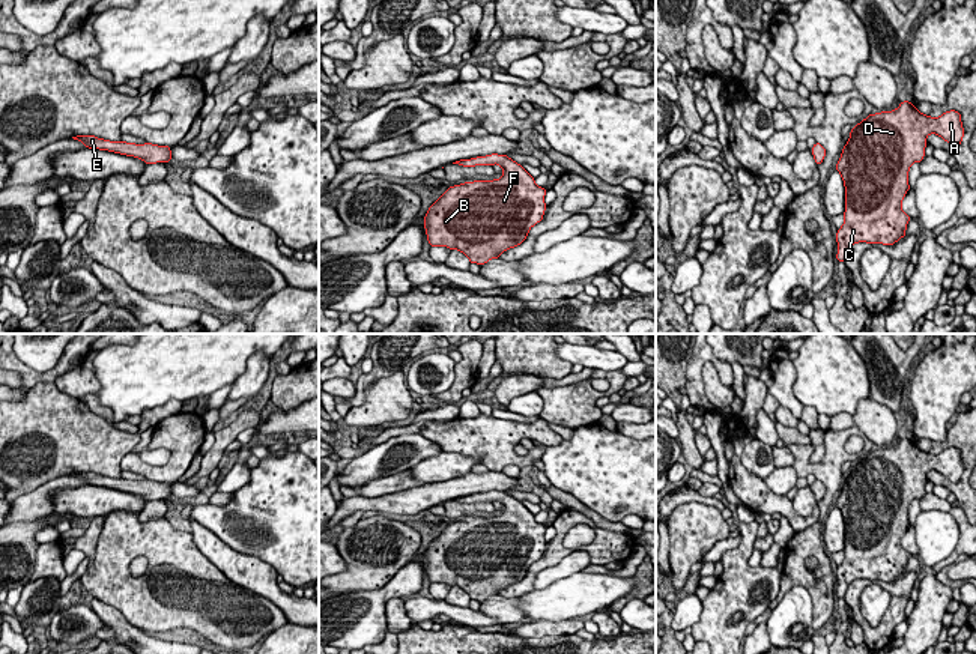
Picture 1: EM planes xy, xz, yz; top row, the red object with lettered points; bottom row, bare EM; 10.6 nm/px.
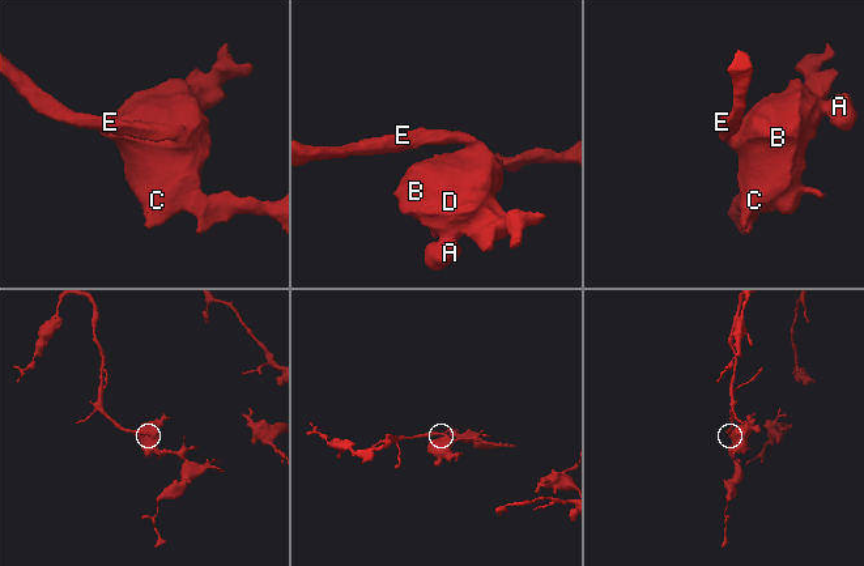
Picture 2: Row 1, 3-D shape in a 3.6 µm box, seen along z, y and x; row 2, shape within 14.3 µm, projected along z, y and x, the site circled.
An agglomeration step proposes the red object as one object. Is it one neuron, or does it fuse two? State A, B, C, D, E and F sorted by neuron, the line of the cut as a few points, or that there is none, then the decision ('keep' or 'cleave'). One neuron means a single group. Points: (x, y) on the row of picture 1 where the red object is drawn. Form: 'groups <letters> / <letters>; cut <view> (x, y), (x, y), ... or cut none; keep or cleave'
groups A B C D E F; cut none; keep

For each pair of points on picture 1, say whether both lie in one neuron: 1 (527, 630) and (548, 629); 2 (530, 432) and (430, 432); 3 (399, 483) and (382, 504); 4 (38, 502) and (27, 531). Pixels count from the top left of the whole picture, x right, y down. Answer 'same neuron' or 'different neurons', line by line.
1: same neuron
2: same neuron
3: different neurons
4: different neurons

